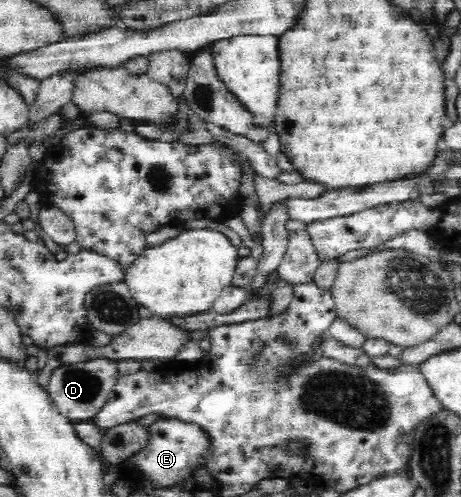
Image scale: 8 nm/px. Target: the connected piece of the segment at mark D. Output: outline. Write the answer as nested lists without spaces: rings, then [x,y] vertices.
[[[107,357],[62,364],[52,372],[47,392],[62,415],[73,422],[88,422],[104,407],[119,377],[117,360]]]

